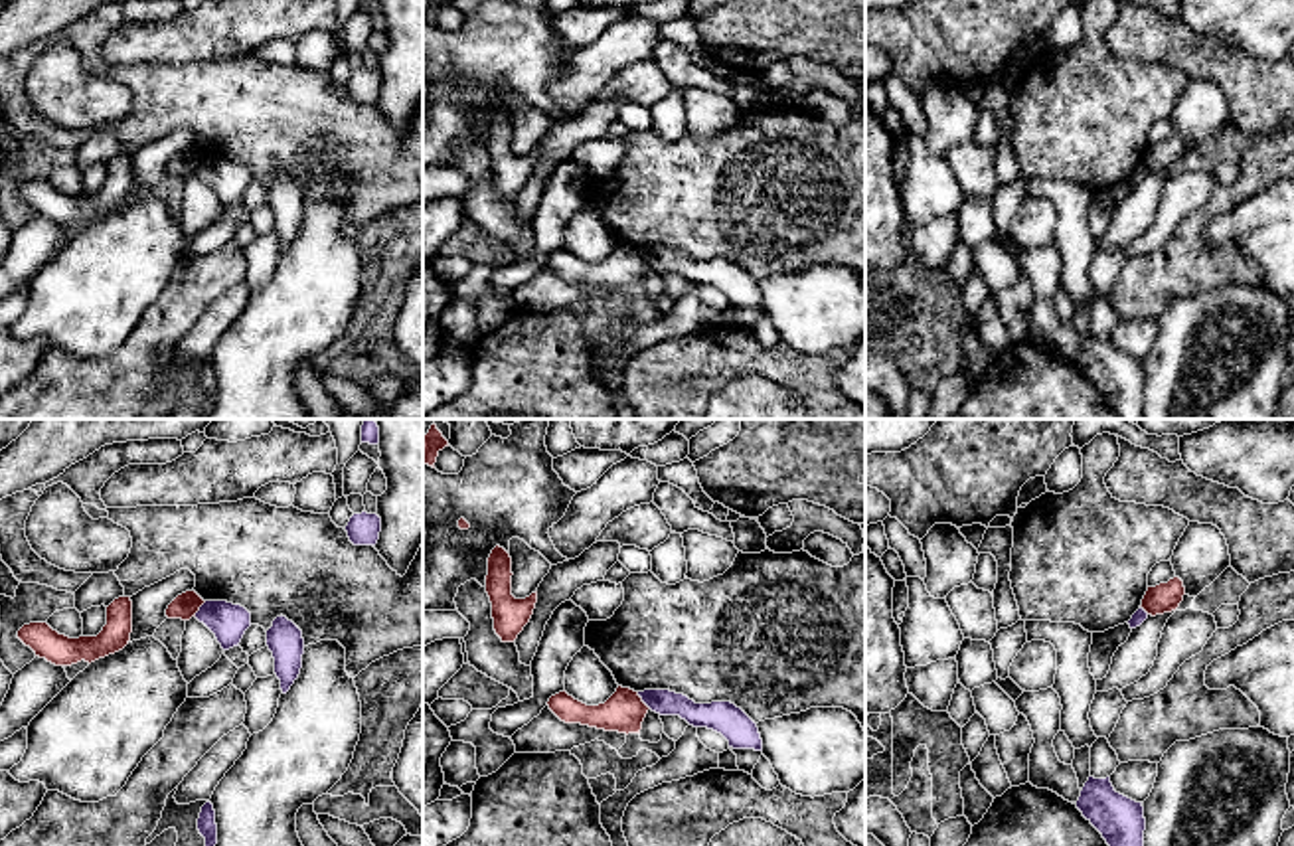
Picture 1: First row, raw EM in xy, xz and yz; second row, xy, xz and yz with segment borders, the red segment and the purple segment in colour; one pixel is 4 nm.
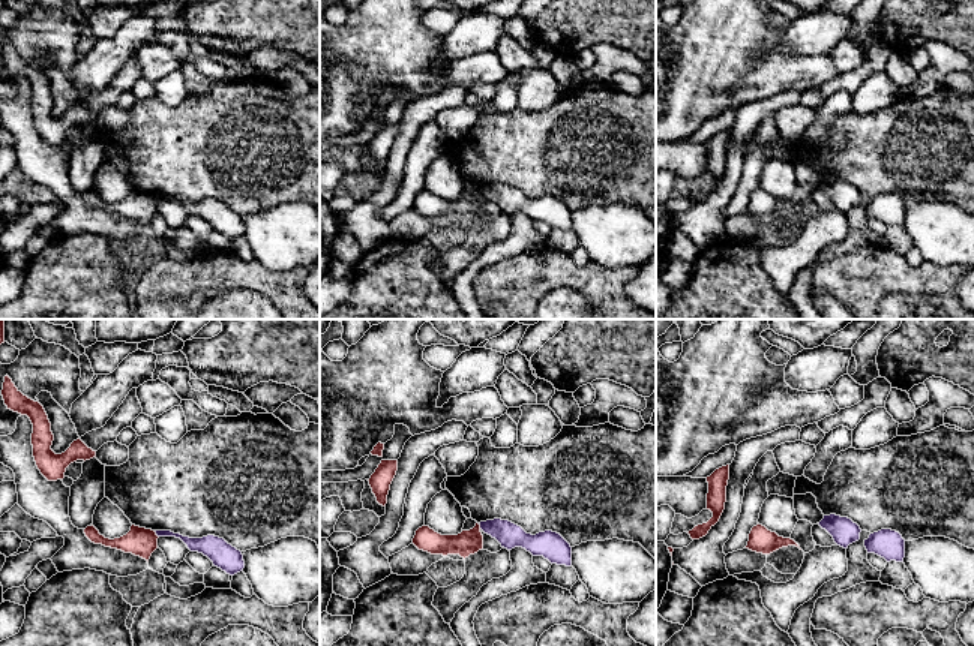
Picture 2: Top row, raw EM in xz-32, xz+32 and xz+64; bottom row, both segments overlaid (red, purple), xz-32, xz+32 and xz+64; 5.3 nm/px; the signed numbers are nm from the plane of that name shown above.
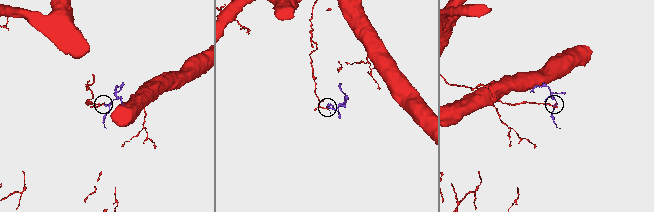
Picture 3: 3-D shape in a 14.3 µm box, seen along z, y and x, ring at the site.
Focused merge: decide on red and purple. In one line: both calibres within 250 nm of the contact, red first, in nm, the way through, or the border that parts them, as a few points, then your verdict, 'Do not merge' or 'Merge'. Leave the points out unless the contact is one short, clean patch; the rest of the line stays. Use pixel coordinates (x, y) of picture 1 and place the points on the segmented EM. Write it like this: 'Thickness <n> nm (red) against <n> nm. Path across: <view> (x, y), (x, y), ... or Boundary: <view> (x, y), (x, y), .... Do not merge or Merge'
Thickness 170 nm (red) against 110 nm. Boundary: xz (637, 692), (650, 708). Do not merge

